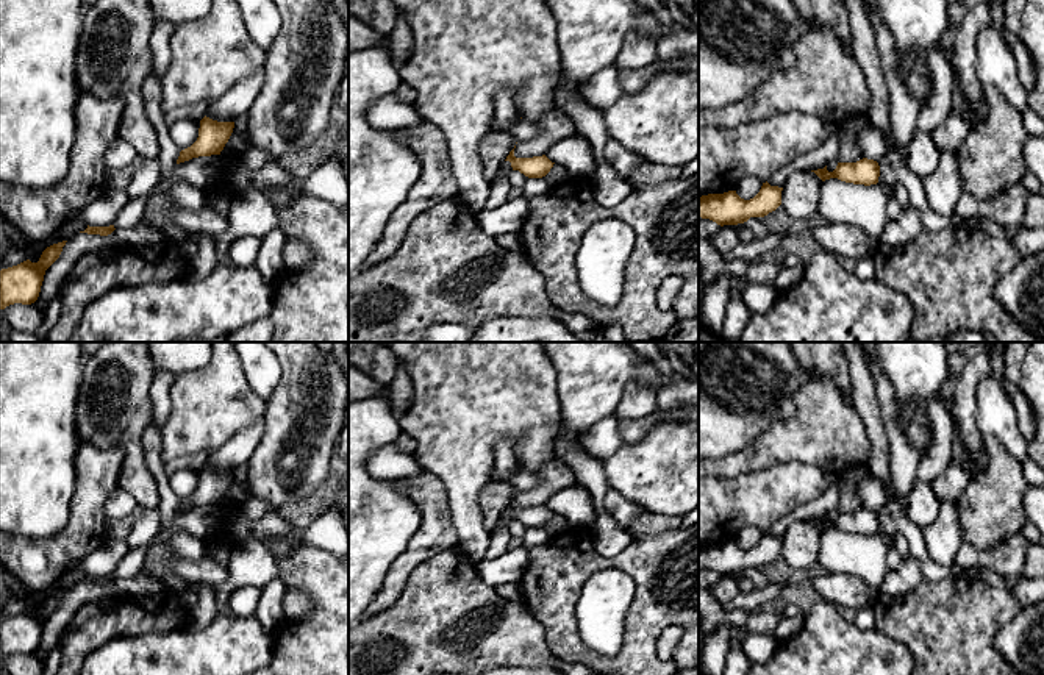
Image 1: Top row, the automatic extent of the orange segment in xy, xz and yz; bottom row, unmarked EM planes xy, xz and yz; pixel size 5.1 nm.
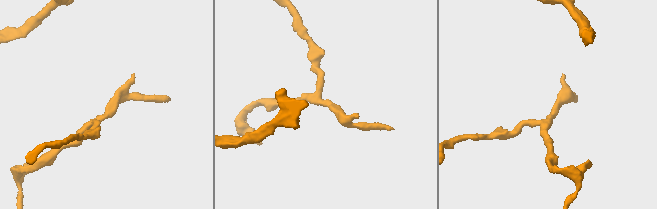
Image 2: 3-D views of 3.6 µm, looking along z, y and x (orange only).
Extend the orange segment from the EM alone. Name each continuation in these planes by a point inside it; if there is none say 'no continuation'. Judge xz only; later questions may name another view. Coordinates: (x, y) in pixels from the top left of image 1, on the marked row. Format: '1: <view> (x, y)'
no continuation

